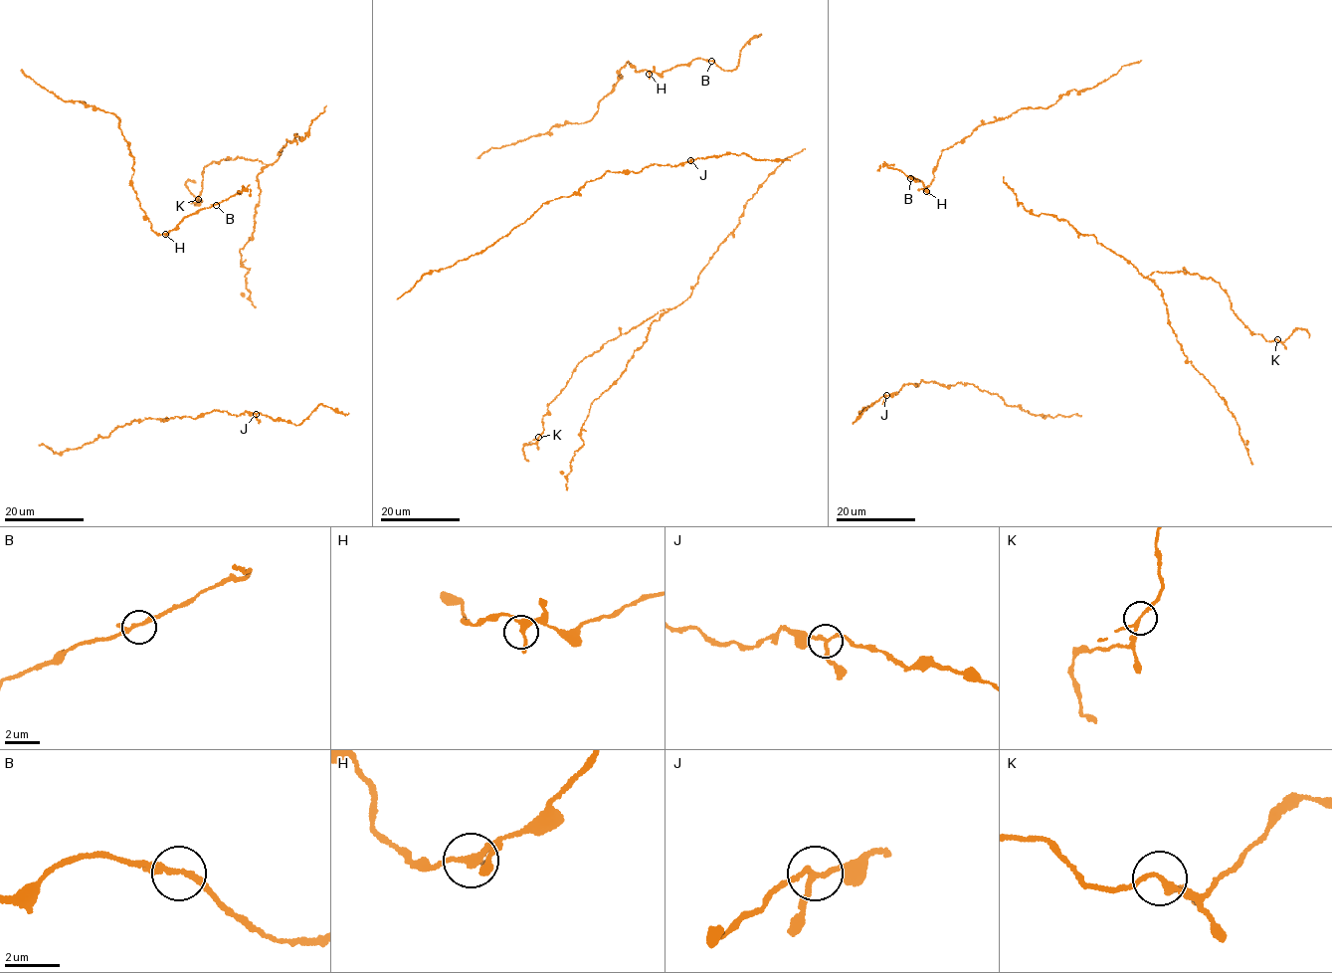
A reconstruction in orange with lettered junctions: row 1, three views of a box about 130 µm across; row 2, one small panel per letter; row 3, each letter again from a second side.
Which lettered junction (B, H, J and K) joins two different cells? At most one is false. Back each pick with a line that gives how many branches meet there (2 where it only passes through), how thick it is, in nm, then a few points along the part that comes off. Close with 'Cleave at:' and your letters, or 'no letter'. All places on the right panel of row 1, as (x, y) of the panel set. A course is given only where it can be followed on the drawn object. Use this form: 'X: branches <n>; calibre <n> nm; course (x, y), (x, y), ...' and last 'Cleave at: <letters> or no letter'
Cleave at: no letter

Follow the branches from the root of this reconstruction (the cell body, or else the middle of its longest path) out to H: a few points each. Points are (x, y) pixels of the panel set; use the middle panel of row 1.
H: (720, 68), (699, 58), (663, 73), (649, 74)

